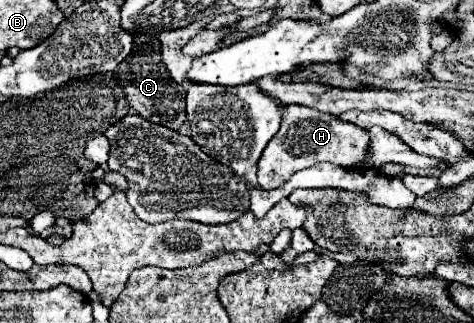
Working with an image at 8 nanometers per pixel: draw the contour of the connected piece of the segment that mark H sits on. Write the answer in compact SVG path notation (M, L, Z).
M287 105L279 133L267 143L259 159L259 171L257 171L259 187L277 189L295 171L313 167L315 163L321 161L329 161L341 167L355 167L355 163L365 159L367 143L369 143L369 133L357 125L345 123L339 117L325 115L317 109L309 109L303 105Z

